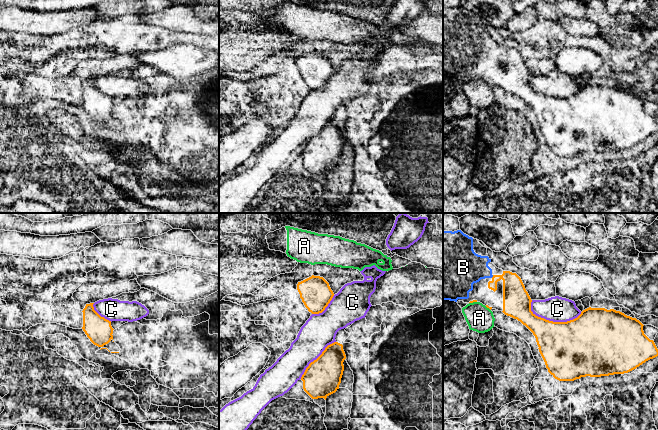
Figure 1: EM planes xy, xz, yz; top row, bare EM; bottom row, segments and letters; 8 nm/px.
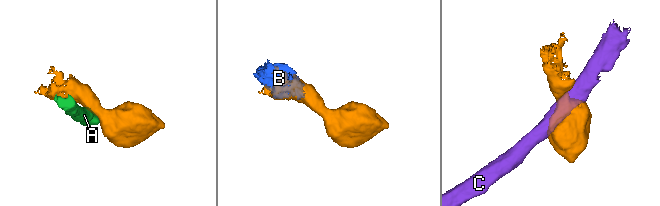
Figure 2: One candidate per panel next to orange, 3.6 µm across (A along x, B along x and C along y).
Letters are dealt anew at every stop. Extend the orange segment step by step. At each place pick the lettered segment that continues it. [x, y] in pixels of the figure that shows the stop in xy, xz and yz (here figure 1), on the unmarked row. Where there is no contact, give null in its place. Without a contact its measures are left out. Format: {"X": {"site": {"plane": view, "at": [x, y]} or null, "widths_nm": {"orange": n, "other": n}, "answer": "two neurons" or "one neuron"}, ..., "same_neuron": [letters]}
{"A": {"site": {"plane": "yz", "at": [472, 78]}, "widths_nm": {"orange": 20, "other": 220}, "answer": "two neurons"}, "B": {"site": {"plane": "yz", "at": [493, 52]}, "widths_nm": {"orange": 200, "other": 300}, "answer": "one neuron"}, "C": {"site": {"plane": "yz", "at": [552, 97]}, "widths_nm": {"orange": 420, "other": 200}, "answer": "two neurons"}, "same_neuron": ["B"]}

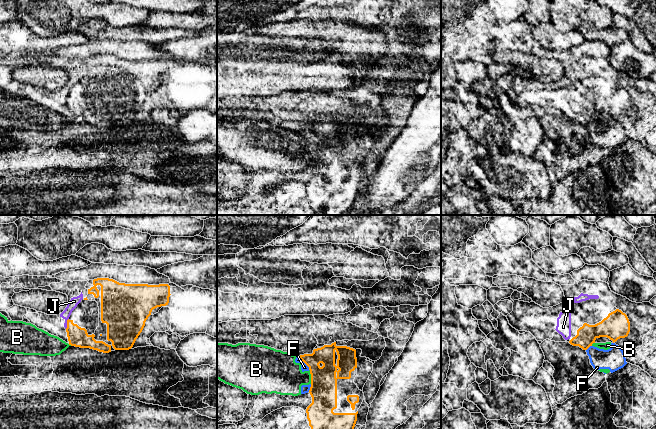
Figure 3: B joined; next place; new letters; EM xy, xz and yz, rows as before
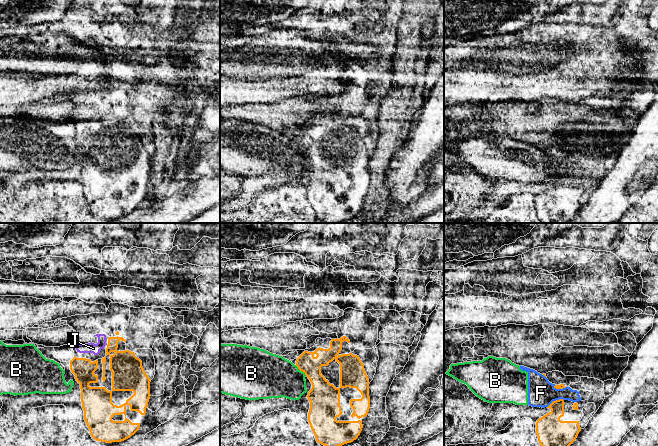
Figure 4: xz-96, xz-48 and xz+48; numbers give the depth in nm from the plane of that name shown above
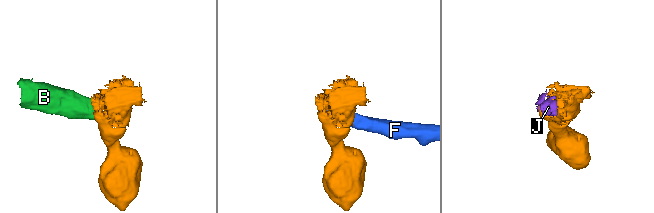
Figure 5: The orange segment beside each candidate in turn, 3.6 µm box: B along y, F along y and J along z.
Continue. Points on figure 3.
{"B": {"site": {"plane": "xz", "at": [311, 152]}, "widths_nm": {"orange": 220, "other": 320}, "answer": "two neurons"}, "F": {"site": {"plane": "xz", "at": [304, 138]}, "widths_nm": {"orange": 200, "other": 60}, "answer": "two neurons"}, "J": {"site": {"plane": "xy", "at": [67, 99]}, "widths_nm": {"orange": 160, "other": 70}, "answer": "one neuron"}, "same_neuron": ["J"]}

